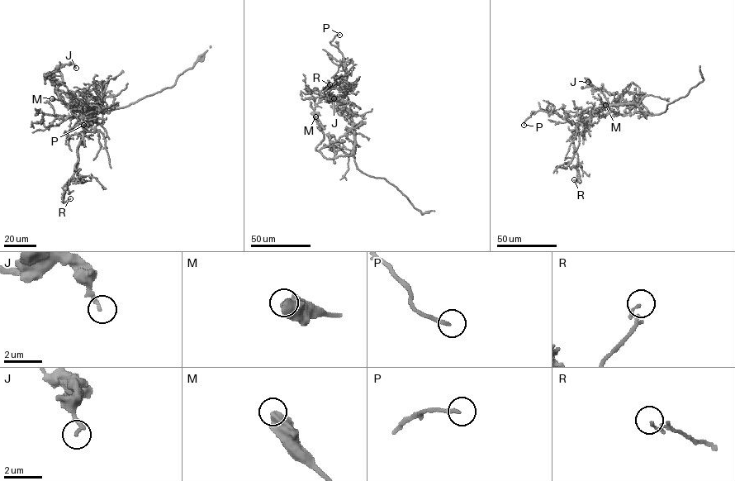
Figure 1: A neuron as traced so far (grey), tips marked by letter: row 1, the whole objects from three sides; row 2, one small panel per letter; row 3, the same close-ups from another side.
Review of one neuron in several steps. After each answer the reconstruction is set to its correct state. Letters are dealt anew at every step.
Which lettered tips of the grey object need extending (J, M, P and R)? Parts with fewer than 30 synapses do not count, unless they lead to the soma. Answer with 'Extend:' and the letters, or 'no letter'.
Extend: no letter

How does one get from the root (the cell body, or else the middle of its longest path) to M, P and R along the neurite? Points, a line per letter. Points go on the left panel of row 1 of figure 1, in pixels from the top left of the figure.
M: (101, 102), (92, 114), (68, 107), (55, 91), (51, 73), (58, 68), (59, 99), (52, 98)
P: (101, 102), (104, 97), (87, 113), (91, 124), (92, 114), (87, 106), (71, 111), (83, 125)
R: (101, 102), (104, 97), (87, 113), (89, 124), (78, 148), (78, 164), (65, 190), (63, 202), (70, 198)

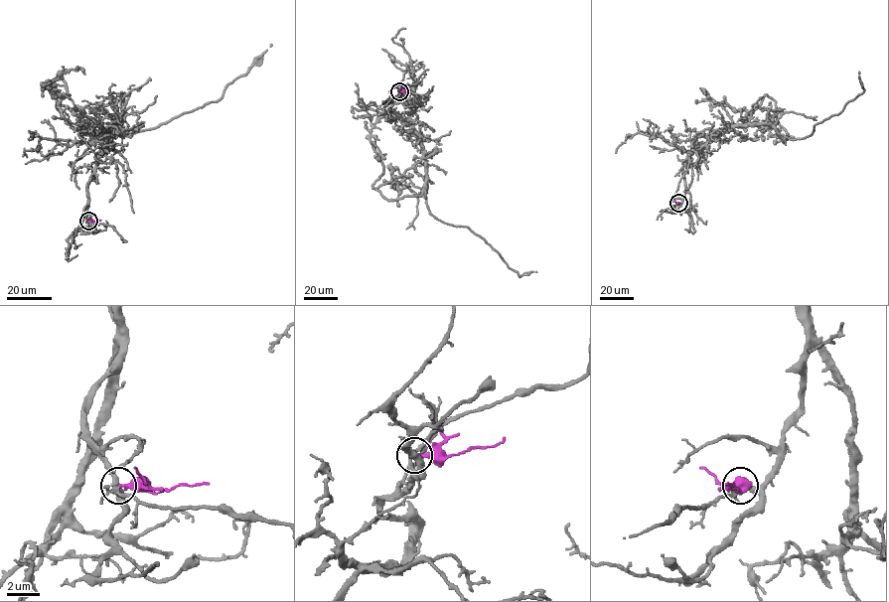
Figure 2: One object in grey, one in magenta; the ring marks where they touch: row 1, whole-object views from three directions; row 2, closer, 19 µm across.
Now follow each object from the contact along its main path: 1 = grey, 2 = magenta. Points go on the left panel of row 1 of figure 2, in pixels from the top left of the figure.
1: (88, 221), (101, 139), (124, 114), (107, 138), (70, 123), (62, 76), (66, 96), (48, 87), (84, 75)
2: (88, 221), (100, 220)

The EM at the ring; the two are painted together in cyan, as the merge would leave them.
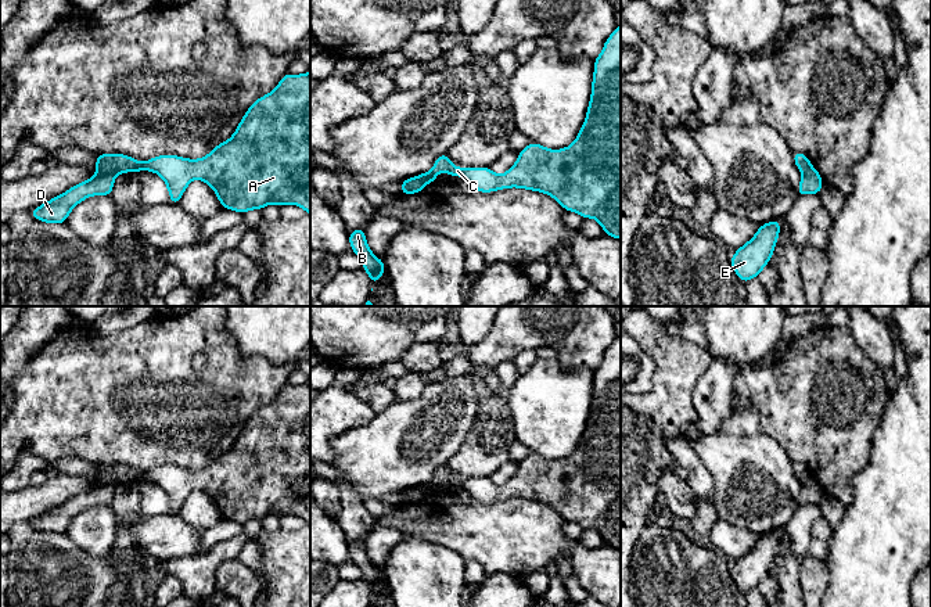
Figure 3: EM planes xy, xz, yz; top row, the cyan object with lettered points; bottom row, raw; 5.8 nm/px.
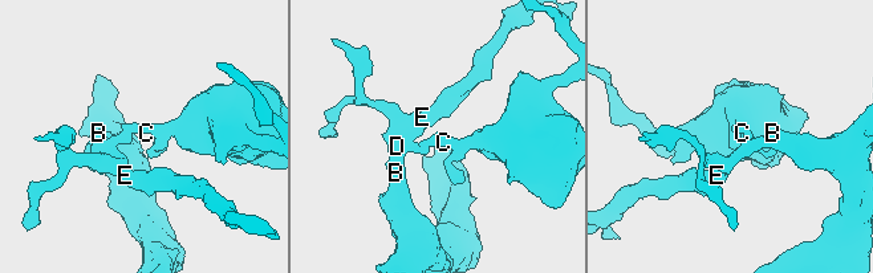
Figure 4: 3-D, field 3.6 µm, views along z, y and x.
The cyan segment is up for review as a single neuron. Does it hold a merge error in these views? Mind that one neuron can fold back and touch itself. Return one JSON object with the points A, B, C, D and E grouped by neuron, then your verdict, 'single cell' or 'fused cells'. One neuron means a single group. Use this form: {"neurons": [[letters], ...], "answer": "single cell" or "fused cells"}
{"neurons": [["A", "C"], ["B", "D", "E"]], "answer": "fused cells"}

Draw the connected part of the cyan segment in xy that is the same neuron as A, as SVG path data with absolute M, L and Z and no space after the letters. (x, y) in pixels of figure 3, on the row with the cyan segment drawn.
M310 72L285 73L277 87L259 97L245 112L234 134L213 147L200 159L179 155L159 155L137 162L125 154L96 155L96 172L114 175L150 170L159 175L170 194L170 204L179 204L191 180L208 183L223 208L245 213L260 211L267 204L294 204L310 215Z

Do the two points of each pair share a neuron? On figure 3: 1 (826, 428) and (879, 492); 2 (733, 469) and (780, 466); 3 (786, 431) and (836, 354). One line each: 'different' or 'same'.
1: different
2: same
3: same

